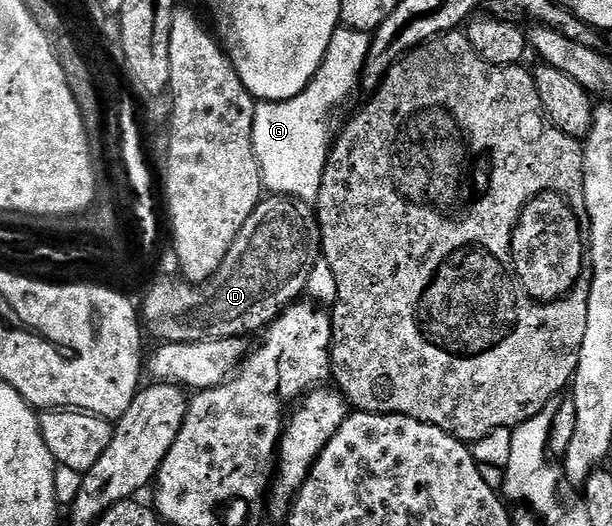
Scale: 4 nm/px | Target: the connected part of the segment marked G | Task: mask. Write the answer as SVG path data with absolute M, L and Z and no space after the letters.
M339 27L332 35L332 43L328 43L328 51L316 71L316 75L308 83L300 95L287 101L267 101L259 104L254 110L254 154L262 172L265 188L271 194L293 197L307 203L317 202L322 172L326 166L326 155L332 144L332 133L326 126L330 112L353 91L359 84L362 68L366 66L366 56L370 50L371 34L361 33L355 29Z

